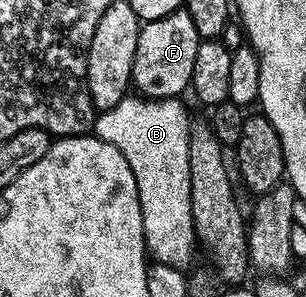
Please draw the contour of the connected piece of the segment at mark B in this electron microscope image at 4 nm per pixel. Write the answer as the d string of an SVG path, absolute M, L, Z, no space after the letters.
M128 98L116 106L116 110L108 110L97 117L92 129L98 139L116 146L120 154L132 168L136 180L140 206L144 214L144 234L146 235L147 253L157 263L183 270L195 263L194 248L194 215L192 214L192 178L190 177L190 125L191 117L186 117L186 108L181 99L159 100L149 102L140 98Z

